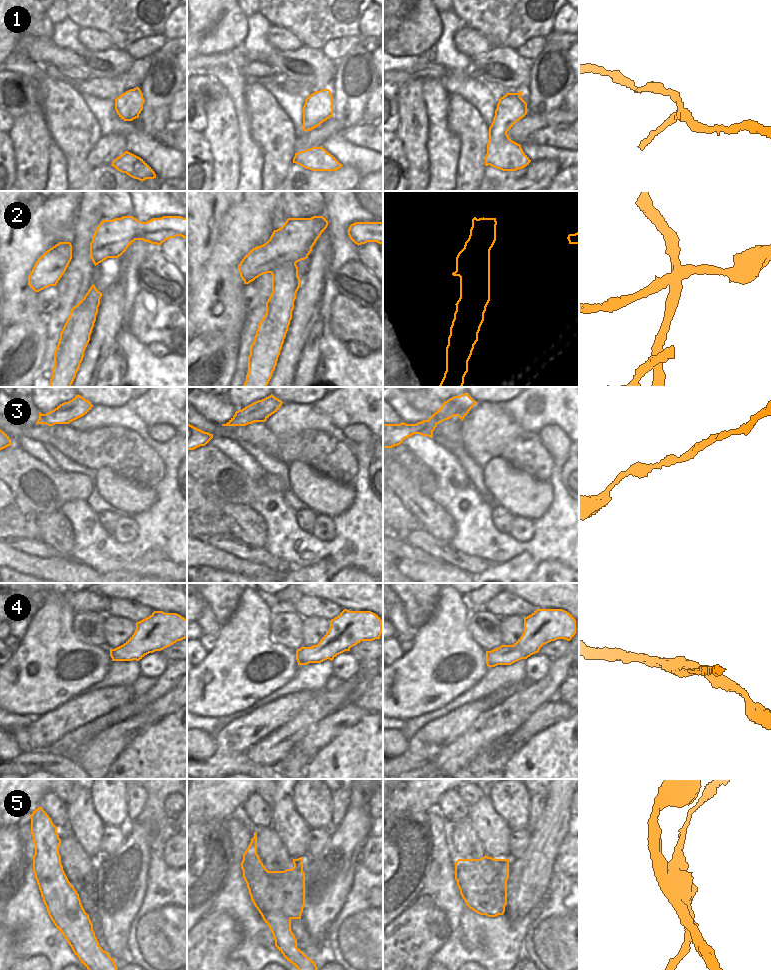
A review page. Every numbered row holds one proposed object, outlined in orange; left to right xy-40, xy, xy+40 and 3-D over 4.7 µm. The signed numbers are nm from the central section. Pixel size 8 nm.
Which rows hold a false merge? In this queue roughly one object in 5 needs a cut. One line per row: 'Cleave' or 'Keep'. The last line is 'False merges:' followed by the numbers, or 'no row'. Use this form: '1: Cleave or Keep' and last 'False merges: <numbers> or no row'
1: Keep
2: Cleave
3: Keep
4: Keep
5: Cleave
False merges: 2, 5

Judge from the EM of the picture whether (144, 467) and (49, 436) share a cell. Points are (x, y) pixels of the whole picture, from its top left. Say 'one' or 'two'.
one

